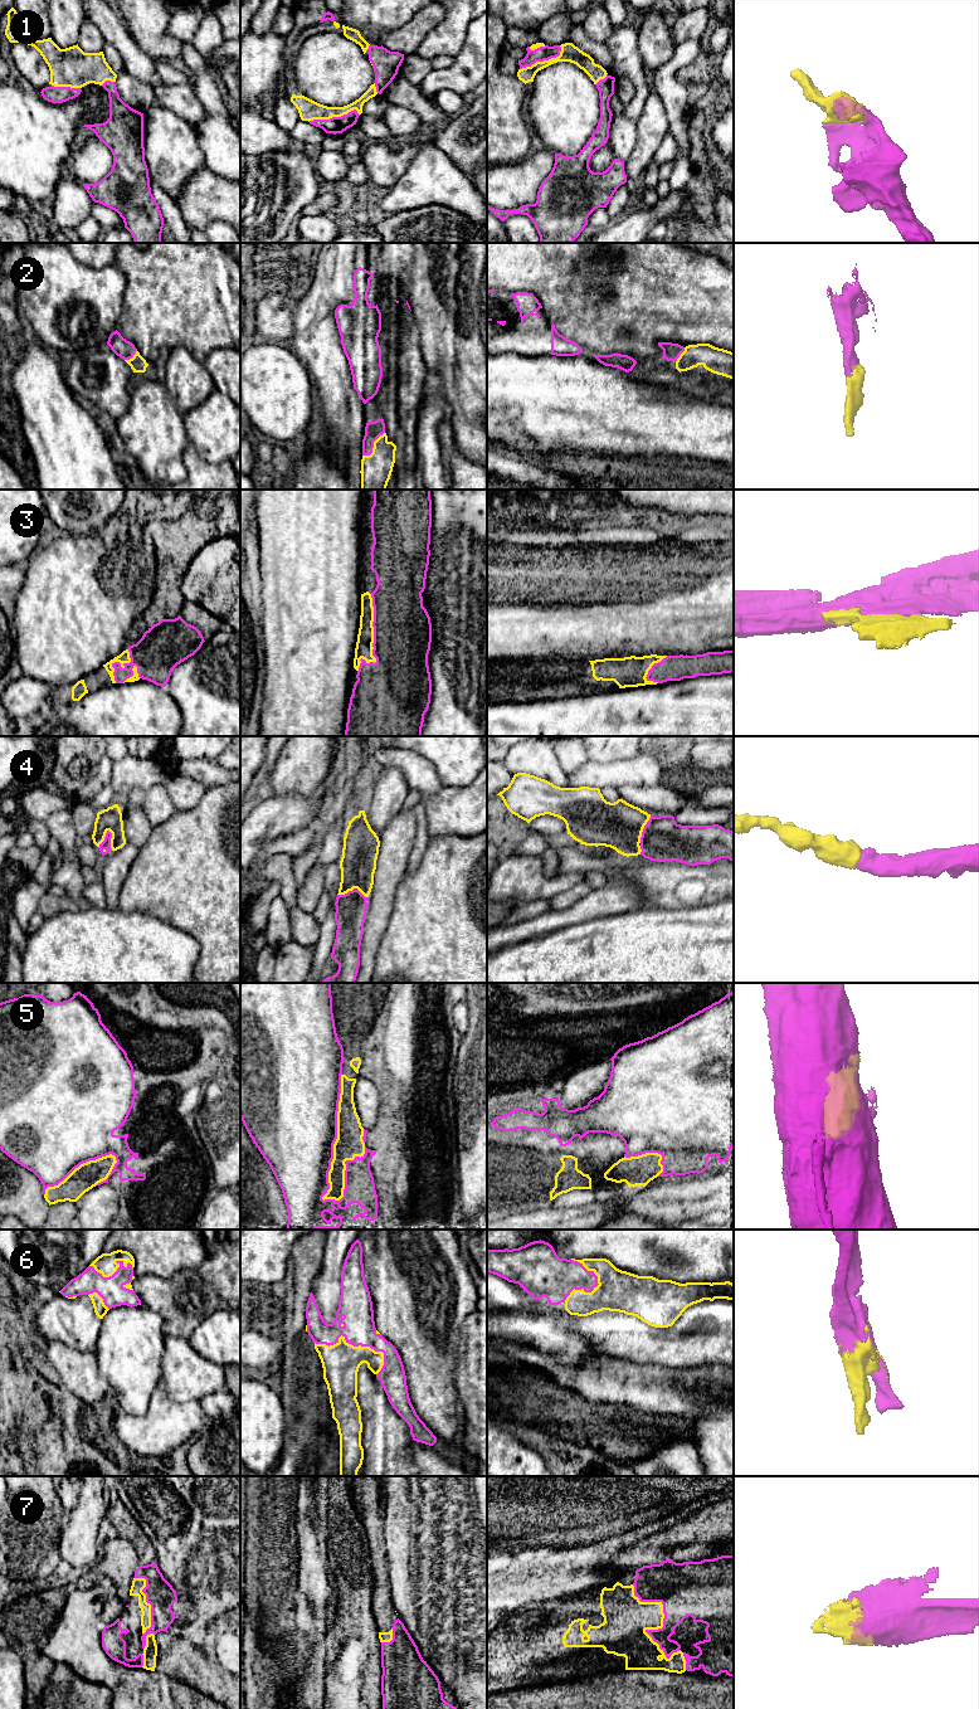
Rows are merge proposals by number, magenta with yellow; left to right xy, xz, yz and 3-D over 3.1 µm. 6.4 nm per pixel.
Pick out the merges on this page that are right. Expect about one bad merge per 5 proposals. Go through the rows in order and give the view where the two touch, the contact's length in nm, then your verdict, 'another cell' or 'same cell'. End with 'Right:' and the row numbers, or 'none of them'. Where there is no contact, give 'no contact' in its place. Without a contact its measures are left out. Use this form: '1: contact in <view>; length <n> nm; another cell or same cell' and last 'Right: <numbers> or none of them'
1: contact in xz; length 340 nm; same cell
2: contact in xz; length 220 nm; same cell
3: contact in xz; length 500 nm; same cell
4: contact in xy; length 140 nm; same cell
5: contact in xz; length 800 nm; another cell
6: contact in xz; length 480 nm; same cell
7: contact in yz; length 550 nm; same cell
Right: 1, 2, 3, 4, 6, 7

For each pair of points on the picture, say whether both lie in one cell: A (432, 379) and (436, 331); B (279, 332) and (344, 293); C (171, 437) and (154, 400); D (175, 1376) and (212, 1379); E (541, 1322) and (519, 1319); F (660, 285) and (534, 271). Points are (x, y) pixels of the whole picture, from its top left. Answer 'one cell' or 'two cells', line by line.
A: two cells
B: two cells
C: one cell
D: one cell
E: one cell
F: one cell

